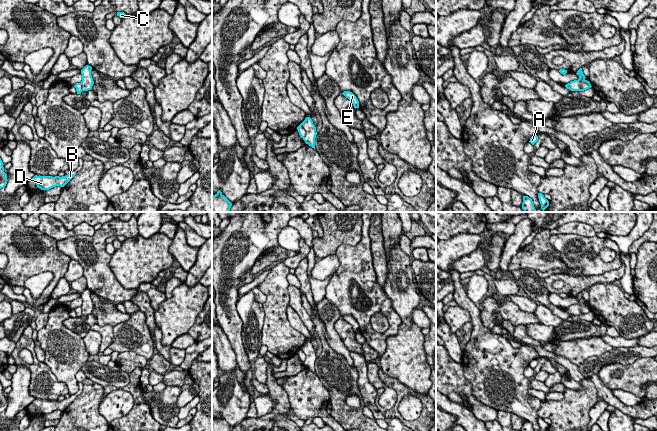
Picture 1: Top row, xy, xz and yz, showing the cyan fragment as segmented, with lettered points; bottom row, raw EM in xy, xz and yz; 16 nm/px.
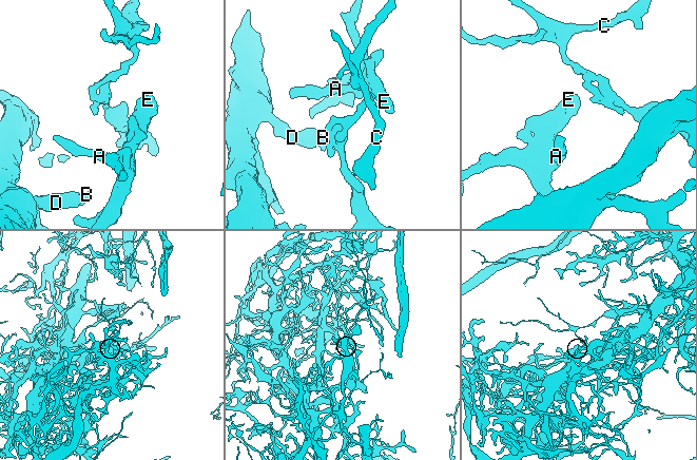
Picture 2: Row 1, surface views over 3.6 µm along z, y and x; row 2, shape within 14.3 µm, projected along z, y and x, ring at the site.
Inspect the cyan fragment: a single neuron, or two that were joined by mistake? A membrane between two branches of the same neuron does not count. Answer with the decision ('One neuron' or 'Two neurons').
Two neurons

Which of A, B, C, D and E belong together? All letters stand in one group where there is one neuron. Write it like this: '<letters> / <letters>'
A B D E / C

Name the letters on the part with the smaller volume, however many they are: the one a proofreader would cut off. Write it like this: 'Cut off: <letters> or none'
Cut off: C

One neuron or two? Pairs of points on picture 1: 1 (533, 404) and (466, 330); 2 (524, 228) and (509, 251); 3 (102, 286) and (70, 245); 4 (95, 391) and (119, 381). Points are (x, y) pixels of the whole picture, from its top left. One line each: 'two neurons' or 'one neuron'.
1: two neurons
2: one neuron
3: one neuron
4: two neurons

